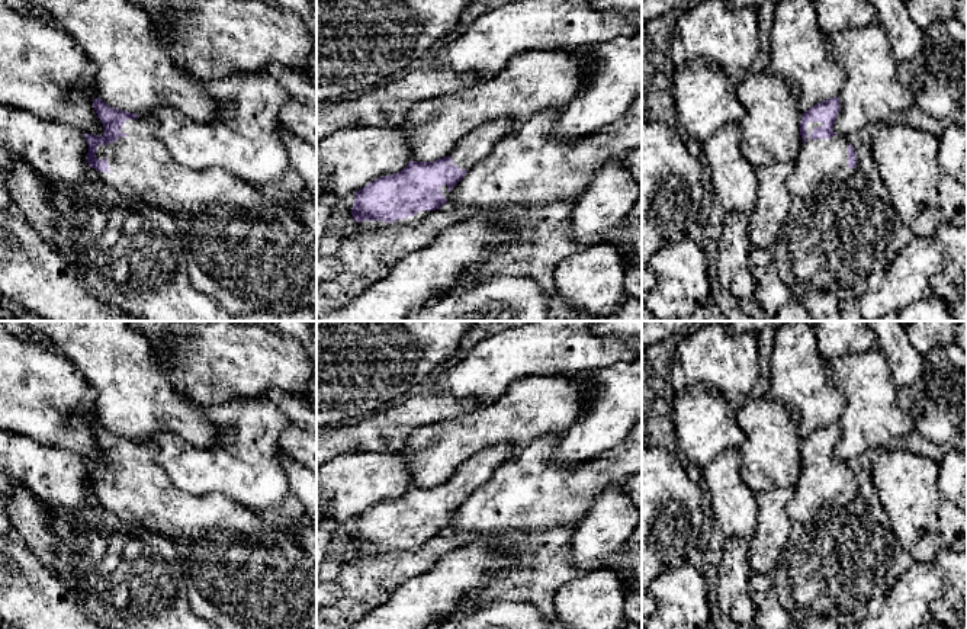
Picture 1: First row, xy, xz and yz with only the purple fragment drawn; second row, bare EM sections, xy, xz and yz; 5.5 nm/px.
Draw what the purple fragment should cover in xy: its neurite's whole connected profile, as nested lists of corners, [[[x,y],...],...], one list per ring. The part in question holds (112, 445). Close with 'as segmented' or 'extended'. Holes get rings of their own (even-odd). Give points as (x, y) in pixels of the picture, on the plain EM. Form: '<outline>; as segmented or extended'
[[[100,423],[93,426],[93,433],[105,459],[84,459],[89,491],[123,523],[152,529],[174,545],[181,567],[180,580],[197,616],[211,620],[218,629],[317,629],[317,565],[295,539],[257,511],[222,494],[195,495],[179,490],[157,463],[158,446],[154,440],[118,436]]]; extended

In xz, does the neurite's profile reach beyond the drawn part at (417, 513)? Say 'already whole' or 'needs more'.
needs more

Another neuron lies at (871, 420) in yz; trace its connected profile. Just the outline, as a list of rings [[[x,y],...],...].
[[[880,347],[826,360],[825,369],[845,398],[845,407],[838,421],[841,437],[833,450],[835,459],[849,462],[868,450],[880,452],[889,449],[915,430],[913,415],[906,414],[897,404],[899,388],[893,382],[891,369]]]

